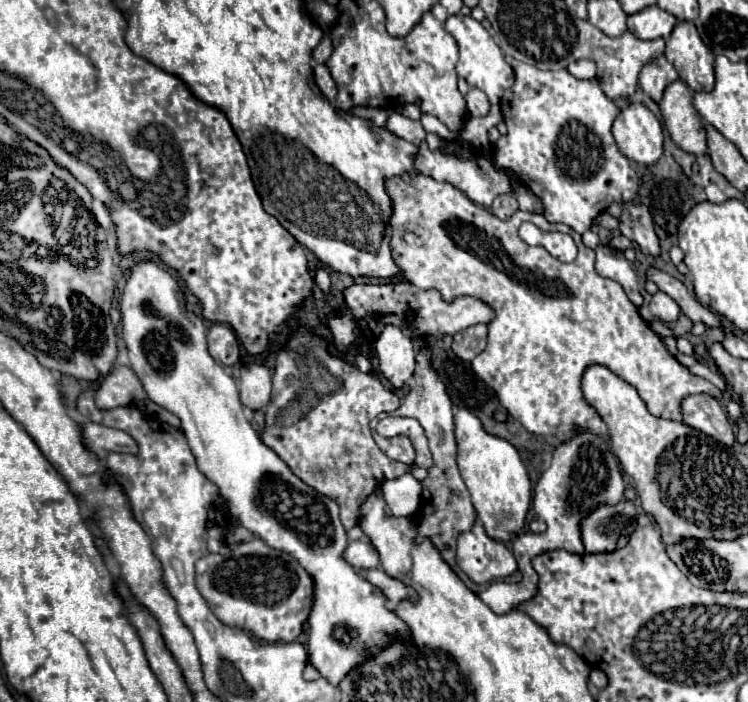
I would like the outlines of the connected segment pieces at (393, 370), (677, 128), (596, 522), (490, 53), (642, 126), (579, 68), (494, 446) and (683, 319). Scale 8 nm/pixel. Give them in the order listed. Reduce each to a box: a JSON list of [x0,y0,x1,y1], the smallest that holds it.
[[375,326,415,388],[659,80,707,154],[583,500,635,552],[445,14,513,106],[613,104,663,164],[567,60,597,78],[455,408,531,542],[673,314,693,336]]

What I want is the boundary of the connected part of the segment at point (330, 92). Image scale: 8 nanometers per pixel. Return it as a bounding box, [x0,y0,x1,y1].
[313,64,337,102]

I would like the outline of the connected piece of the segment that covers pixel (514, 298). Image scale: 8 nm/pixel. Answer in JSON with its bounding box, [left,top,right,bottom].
[385,174,721,440]

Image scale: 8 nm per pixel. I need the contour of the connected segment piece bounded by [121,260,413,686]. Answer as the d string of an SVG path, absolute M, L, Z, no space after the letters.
M145 260L137 264L121 296L121 316L123 338L135 374L139 376L147 396L181 420L181 430L189 440L197 466L219 488L219 498L227 514L243 528L247 528L251 534L267 542L267 546L291 554L311 574L315 594L311 616L307 620L309 664L313 664L323 678L337 686L349 672L371 660L363 658L363 650L367 650L367 646L387 646L391 638L403 638L403 642L411 642L411 630L407 630L407 624L393 610L387 608L387 598L383 596L383 592L377 586L371 586L371 582L367 582L343 558L349 538L347 530L339 520L337 502L319 494L315 488L307 486L301 478L297 478L289 470L289 466L271 448L263 444L259 434L245 420L237 384L207 352L205 324L201 318L197 318L193 312L185 308L185 298L177 280L153 262Z

